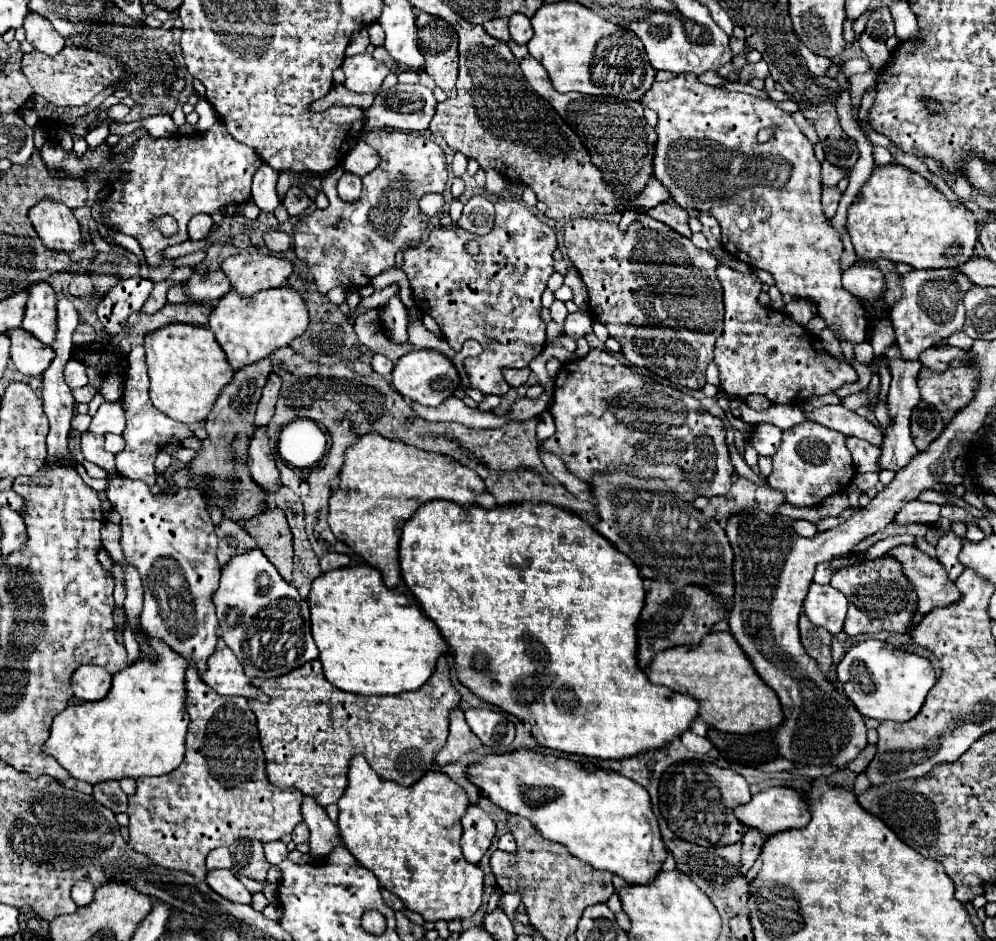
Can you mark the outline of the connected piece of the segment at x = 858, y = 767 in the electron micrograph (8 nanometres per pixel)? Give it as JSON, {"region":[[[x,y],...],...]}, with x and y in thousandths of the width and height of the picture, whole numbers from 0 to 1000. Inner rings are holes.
{"region":[[[870,792],[870,794],[868,794],[868,796],[866,796],[866,798],[864,798],[856,809],[854,809],[852,817],[854,817],[854,819],[858,819],[858,821],[864,821],[864,819],[872,813],[872,809],[877,807],[879,798],[881,798],[881,796],[879,796],[879,792]]]}

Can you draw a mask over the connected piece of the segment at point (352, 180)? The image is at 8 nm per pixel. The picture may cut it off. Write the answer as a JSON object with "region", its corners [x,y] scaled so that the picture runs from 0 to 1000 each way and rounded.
{"region":[[[344,184],[340,194],[338,194],[338,205],[344,214],[348,216],[354,216],[362,209],[362,203],[364,203],[364,194],[362,194],[362,188],[354,186],[354,184]]]}

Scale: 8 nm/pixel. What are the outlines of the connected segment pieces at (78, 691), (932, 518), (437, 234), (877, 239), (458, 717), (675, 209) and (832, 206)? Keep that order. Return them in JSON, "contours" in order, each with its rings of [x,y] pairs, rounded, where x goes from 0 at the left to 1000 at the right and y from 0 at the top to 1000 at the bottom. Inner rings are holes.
{"contours":[[[[83,707],[75,711],[71,719],[73,739],[83,745],[99,745],[107,739],[111,730],[111,717],[103,709]]],[[[913,532],[913,537],[907,537],[905,545],[901,545],[901,554],[897,554],[897,558],[907,560],[917,556],[939,556],[941,552],[943,552],[943,537]]],[[[499,211],[499,214],[495,214],[495,216],[497,216],[497,239],[495,239],[495,243],[493,243],[489,250],[479,252],[479,250],[473,250],[471,245],[465,245],[463,241],[453,241],[453,243],[441,241],[441,243],[435,243],[435,245],[431,248],[431,254],[423,256],[419,262],[415,262],[415,265],[411,265],[411,267],[407,269],[405,288],[407,288],[407,292],[411,294],[411,301],[413,301],[413,307],[415,307],[415,316],[417,316],[417,324],[421,326],[421,330],[433,335],[433,337],[441,343],[443,354],[447,356],[447,360],[451,362],[451,367],[453,367],[457,373],[463,373],[463,367],[465,367],[469,360],[477,360],[477,362],[483,365],[485,375],[479,377],[479,379],[467,382],[467,392],[469,392],[469,396],[471,396],[471,401],[473,401],[473,411],[477,411],[477,413],[481,413],[481,416],[485,416],[485,418],[507,420],[507,418],[511,416],[511,407],[505,403],[503,392],[505,392],[505,390],[525,392],[525,390],[529,390],[529,388],[545,373],[545,369],[547,369],[547,362],[549,362],[549,358],[547,358],[547,348],[549,348],[549,345],[547,345],[547,341],[543,339],[543,311],[547,309],[549,296],[551,296],[551,292],[555,290],[555,267],[559,265],[559,254],[557,254],[557,245],[555,245],[549,237],[541,235],[541,233],[539,233],[527,218],[523,218],[521,214]],[[473,254],[477,254],[477,256],[481,258],[481,271],[477,271],[477,273],[473,273],[473,271],[465,265],[465,258],[469,258],[469,256],[473,256]]],[[[903,173],[879,177],[872,192],[850,226],[850,245],[856,262],[866,275],[889,273],[913,279],[919,286],[963,284],[977,273],[981,258],[981,231],[975,222],[955,218],[929,188]]],[[[455,753],[453,756],[453,770],[451,770],[451,783],[447,794],[439,800],[437,809],[439,813],[451,813],[455,809],[461,809],[465,802],[477,800],[481,798],[481,794],[485,792],[471,775],[465,756],[463,753]]],[[[666,214],[664,218],[660,220],[654,220],[650,224],[654,231],[658,231],[660,235],[666,235],[670,237],[672,241],[676,241],[680,248],[688,250],[688,252],[694,252],[694,243],[692,243],[692,228],[686,220],[678,218],[678,216],[672,216],[672,214]]],[[[826,199],[826,224],[830,231],[836,231],[844,211],[844,203],[840,199]]]]}

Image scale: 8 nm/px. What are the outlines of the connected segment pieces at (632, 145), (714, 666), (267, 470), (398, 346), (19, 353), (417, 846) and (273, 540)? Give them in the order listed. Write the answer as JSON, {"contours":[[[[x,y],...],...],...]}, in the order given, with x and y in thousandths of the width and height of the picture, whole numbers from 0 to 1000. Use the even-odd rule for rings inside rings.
{"contours":[[[[527,61],[521,65],[525,82],[535,92],[537,99],[547,103],[557,118],[575,135],[575,139],[583,146],[585,154],[591,158],[595,173],[605,182],[607,188],[615,190],[615,194],[632,197],[634,207],[644,203],[646,192],[652,192],[654,186],[654,171],[656,171],[656,154],[660,143],[656,135],[652,135],[646,126],[646,114],[642,107],[619,107],[613,103],[591,103],[583,99],[559,99],[551,88],[551,82],[541,65],[535,61]]],[[[732,671],[712,673],[702,685],[668,690],[656,698],[652,724],[668,728],[680,736],[694,739],[702,745],[702,762],[726,779],[760,779],[786,770],[786,753],[782,741],[756,711],[756,705],[740,685]]],[[[258,454],[254,469],[250,469],[250,498],[256,513],[266,522],[276,524],[280,518],[280,503],[276,496],[276,484],[270,477],[268,454]]],[[[372,328],[364,335],[360,335],[356,339],[354,350],[356,350],[362,367],[370,369],[377,375],[383,375],[383,377],[391,379],[393,384],[399,384],[405,375],[415,373],[415,367],[411,367],[411,362],[409,365],[395,365],[387,356],[387,352],[383,348],[383,339],[381,339],[381,328]]],[[[17,348],[7,352],[11,360],[11,382],[15,390],[27,401],[41,401],[53,384],[53,369],[37,362],[31,354]]],[[[358,802],[350,813],[350,834],[340,849],[340,887],[352,909],[370,926],[377,928],[383,943],[395,947],[409,966],[423,970],[427,979],[455,979],[475,974],[483,964],[485,953],[485,926],[481,919],[467,915],[463,906],[463,868],[471,858],[469,843],[463,841],[455,828],[443,819],[429,819],[415,836],[403,836],[395,830],[381,826],[366,804]]],[[[268,541],[266,545],[244,556],[248,566],[258,575],[258,581],[278,603],[286,617],[292,617],[294,600],[294,571],[282,541]]]]}

